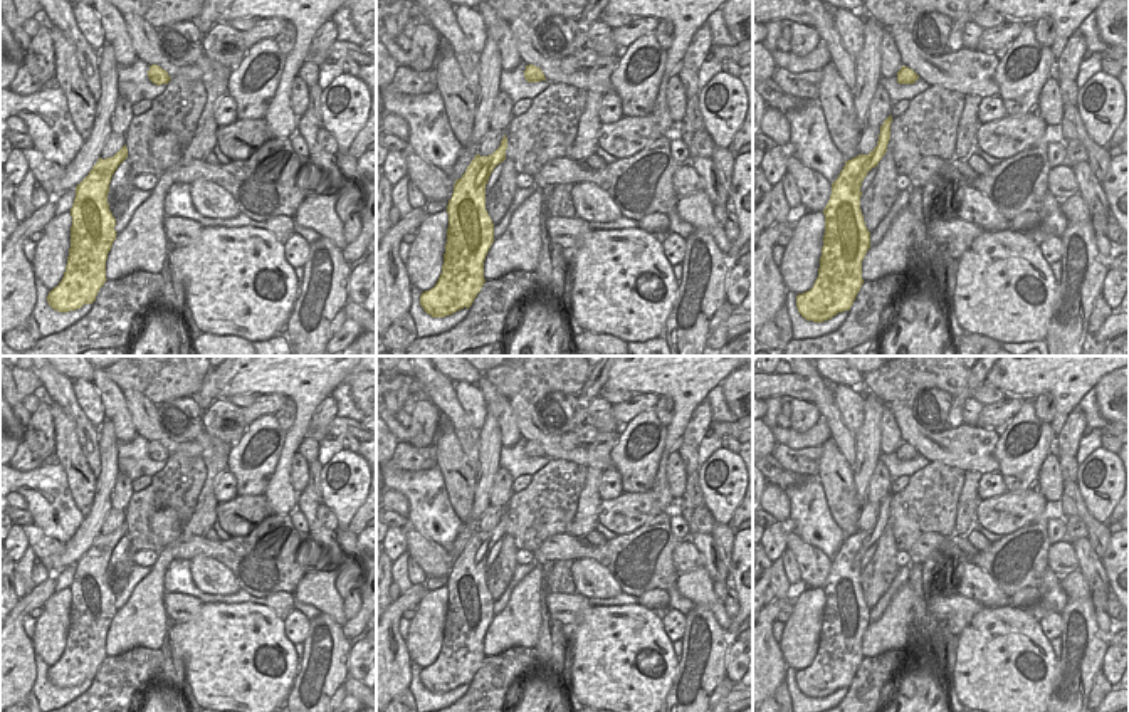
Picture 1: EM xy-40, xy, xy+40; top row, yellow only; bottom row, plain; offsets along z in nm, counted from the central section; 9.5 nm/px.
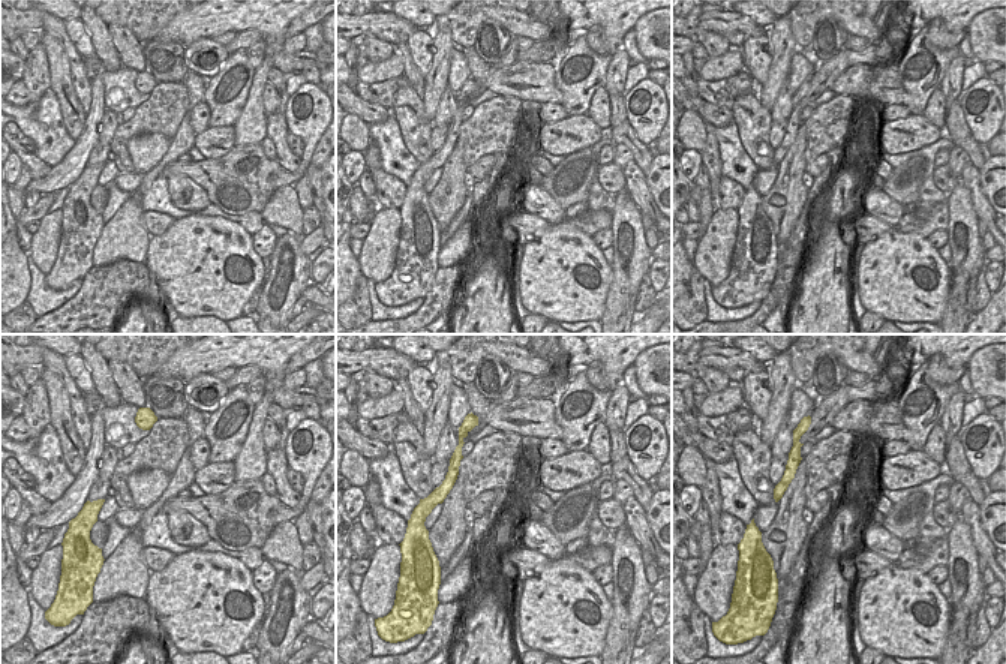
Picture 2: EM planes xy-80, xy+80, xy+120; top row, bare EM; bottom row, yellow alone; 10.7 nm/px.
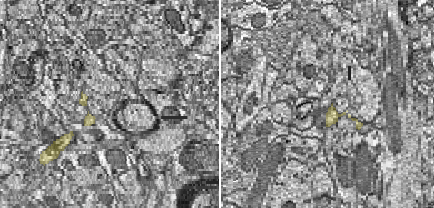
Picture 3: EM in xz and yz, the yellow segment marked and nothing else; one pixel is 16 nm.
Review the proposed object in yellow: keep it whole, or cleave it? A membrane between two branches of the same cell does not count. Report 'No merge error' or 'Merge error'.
Merge error

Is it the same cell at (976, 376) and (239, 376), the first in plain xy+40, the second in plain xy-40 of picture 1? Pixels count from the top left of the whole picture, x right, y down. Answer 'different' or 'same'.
different

